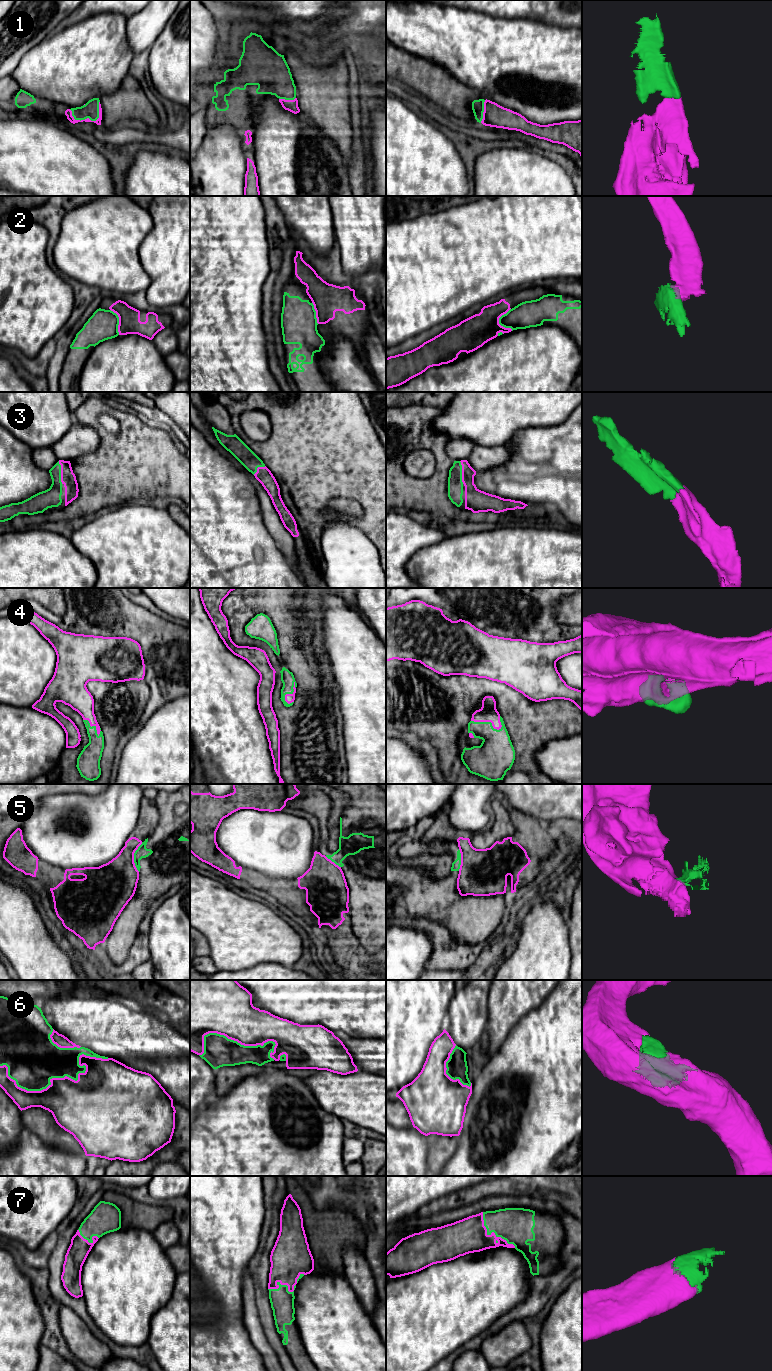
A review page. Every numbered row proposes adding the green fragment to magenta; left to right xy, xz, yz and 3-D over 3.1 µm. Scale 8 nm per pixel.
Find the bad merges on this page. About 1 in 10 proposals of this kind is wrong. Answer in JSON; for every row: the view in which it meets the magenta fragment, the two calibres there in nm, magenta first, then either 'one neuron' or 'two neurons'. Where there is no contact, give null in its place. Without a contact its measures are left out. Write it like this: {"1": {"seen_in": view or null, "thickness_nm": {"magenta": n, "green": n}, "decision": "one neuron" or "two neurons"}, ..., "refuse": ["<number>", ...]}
{"1": {"seen_in": "xy", "thickness_nm": {"magenta": 60, "green": 130}, "decision": "one neuron"}, "2": {"seen_in": "yz", "thickness_nm": {"magenta": 260, "green": 220}, "decision": "two neurons"}, "3": {"seen_in": "xy", "thickness_nm": {"magenta": 120, "green": 150}, "decision": "one neuron"}, "4": {"seen_in": "yz", "thickness_nm": {"magenta": 140, "green": 280}, "decision": "one neuron"}, "5": {"seen_in": "xy", "thickness_nm": {"magenta": 340, "green": 100}, "decision": "two neurons"}, "6": {"seen_in": "xy", "thickness_nm": {"magenta": 400, "green": 380}, "decision": "one neuron"}, "7": {"seen_in": "yz", "thickness_nm": {"magenta": 280, "green": 280}, "decision": "one neuron"}, "refuse": ["2", "5"]}

